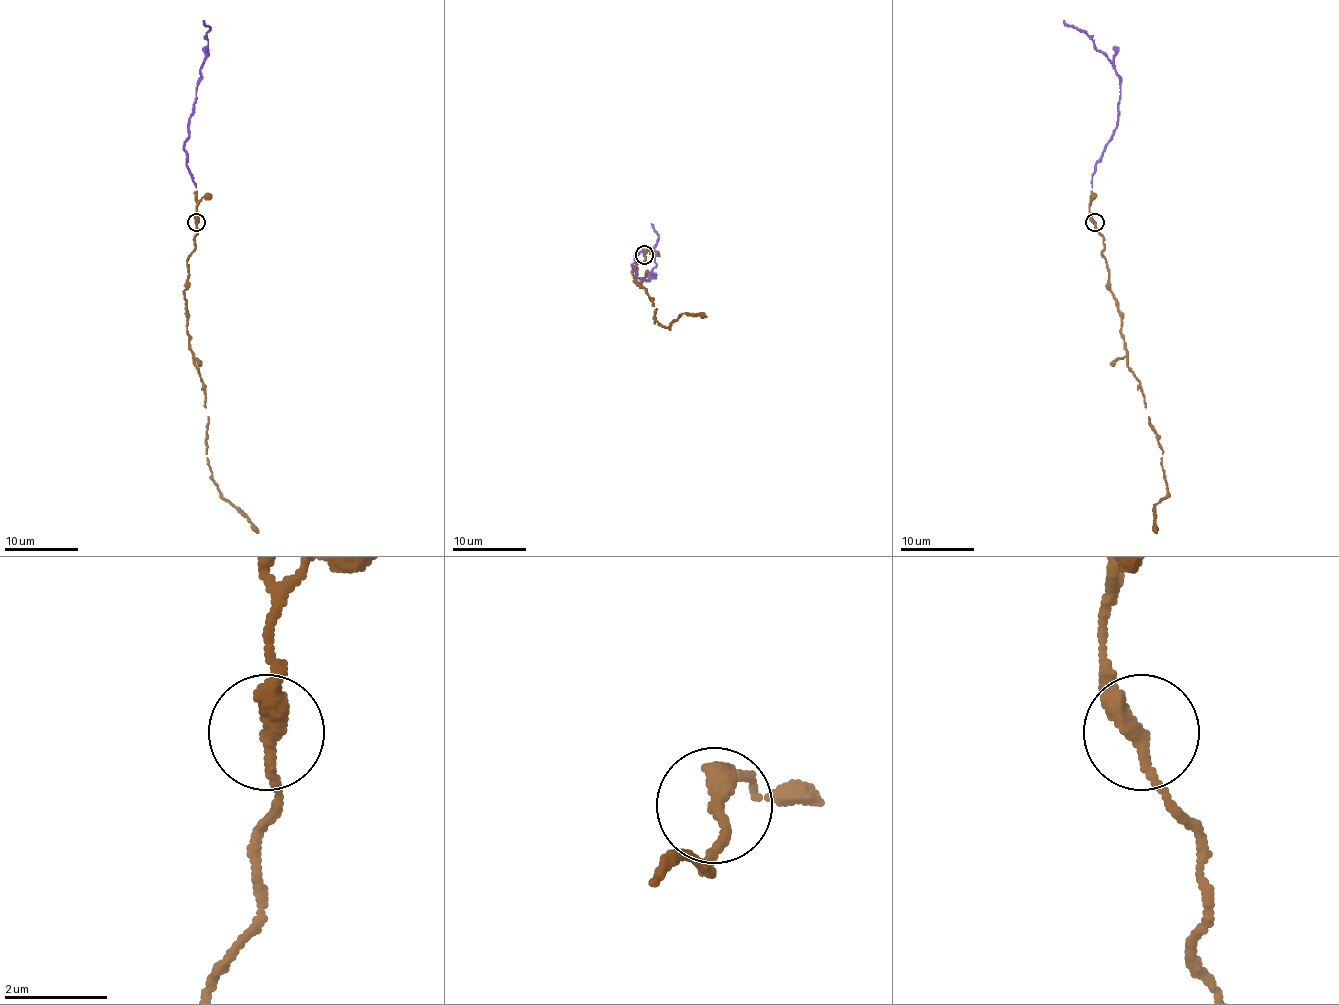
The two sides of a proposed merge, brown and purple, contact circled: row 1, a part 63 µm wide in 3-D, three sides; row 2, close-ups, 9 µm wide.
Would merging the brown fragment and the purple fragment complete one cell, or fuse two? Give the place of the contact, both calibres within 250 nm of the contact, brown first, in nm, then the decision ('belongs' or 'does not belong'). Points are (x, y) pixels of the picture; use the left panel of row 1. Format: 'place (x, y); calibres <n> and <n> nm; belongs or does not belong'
place (196, 222); calibres 320 and 20 nm; belongs

